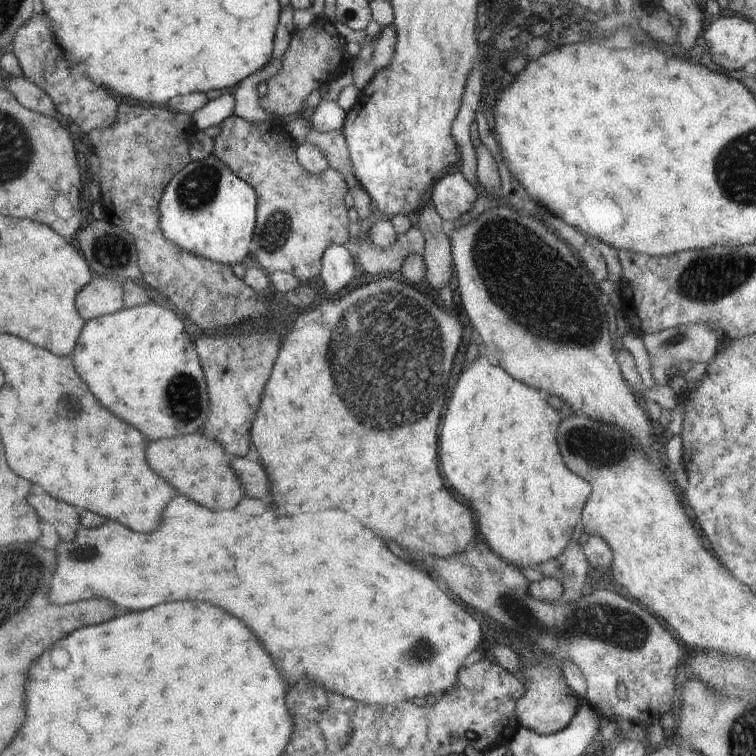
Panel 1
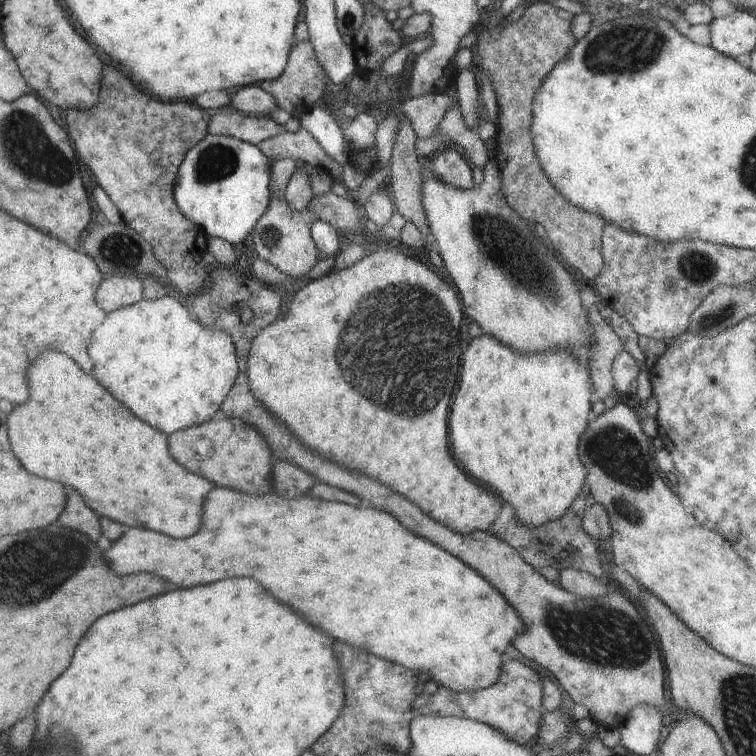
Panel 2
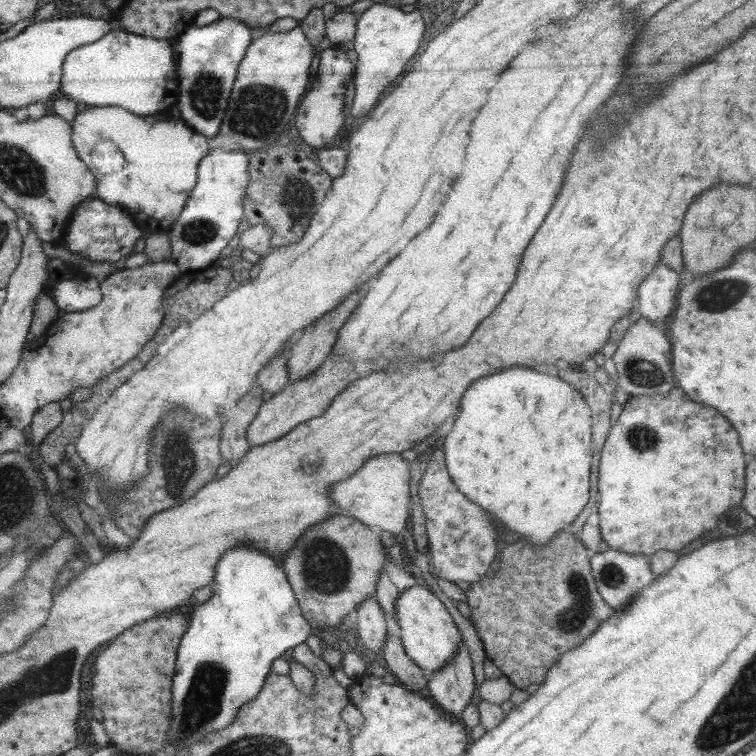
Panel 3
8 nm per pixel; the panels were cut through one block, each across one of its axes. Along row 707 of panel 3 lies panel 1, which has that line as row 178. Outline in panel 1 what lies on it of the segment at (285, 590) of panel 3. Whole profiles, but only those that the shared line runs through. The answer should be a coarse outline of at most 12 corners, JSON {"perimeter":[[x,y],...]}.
{"perimeter":[[222,160],[166,185],[160,230],[232,267],[250,254],[254,188]]}

